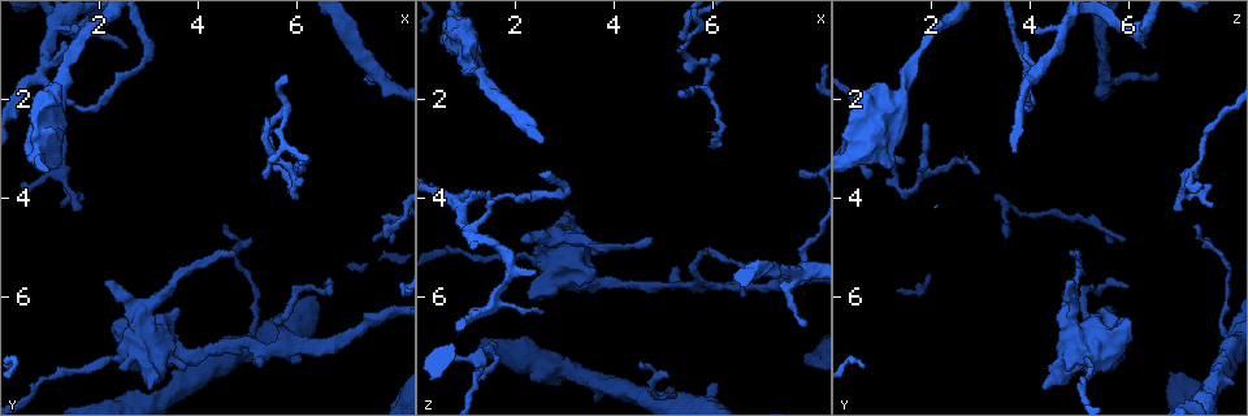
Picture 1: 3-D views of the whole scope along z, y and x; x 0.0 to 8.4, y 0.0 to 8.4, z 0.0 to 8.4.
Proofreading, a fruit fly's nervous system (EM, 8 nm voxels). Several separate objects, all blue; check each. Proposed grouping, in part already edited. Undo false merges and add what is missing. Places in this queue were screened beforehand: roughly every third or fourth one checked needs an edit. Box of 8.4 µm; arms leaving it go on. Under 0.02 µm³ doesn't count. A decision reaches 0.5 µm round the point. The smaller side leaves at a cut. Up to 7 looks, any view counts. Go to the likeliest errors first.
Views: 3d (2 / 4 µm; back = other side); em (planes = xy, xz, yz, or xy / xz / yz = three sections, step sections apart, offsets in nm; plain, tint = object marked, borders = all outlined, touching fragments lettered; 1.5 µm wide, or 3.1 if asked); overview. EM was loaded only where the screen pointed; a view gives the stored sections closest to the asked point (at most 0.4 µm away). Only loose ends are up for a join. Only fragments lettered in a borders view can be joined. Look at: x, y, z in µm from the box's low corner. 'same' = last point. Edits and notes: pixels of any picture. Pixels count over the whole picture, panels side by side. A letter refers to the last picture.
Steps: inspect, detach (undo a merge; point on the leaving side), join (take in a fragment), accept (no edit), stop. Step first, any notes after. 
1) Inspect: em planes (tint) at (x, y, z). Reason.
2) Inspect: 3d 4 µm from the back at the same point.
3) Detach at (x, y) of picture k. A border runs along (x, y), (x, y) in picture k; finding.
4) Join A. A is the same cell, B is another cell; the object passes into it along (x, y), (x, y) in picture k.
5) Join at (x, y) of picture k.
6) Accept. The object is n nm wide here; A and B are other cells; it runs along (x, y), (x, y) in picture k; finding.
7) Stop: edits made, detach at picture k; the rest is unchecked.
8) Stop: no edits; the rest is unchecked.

Inspect: 3d 4 µm from the back at (7.85, 1.50, 6.55). Tapers out.

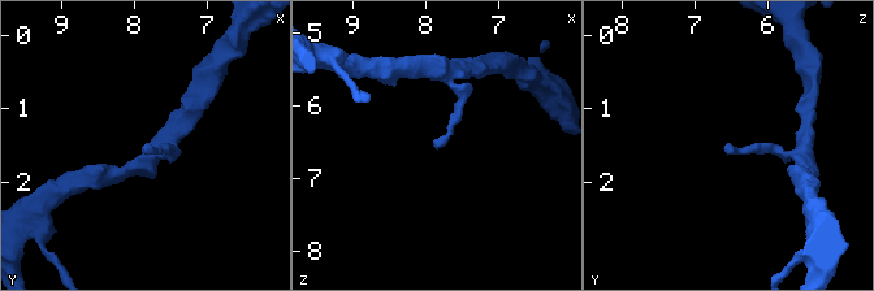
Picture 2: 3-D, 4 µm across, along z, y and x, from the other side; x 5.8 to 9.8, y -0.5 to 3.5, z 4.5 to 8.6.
Inspect: em planes (borders) at (7.80, 1.45, 6.60). Shape alone is not enough.

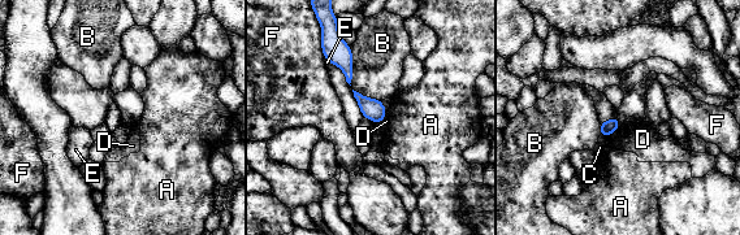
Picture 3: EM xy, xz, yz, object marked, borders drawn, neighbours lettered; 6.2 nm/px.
Accept. The object is 90 nm wide here; A, B, C, D, E and F are other cells; a border runs along (349, 46), (353, 66), (351, 85) in picture 3; no lettered fragment goes on from it.

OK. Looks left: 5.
Inspect: em xz step 4 (tint) at (6.10, 7.30, 7.70). Free end.

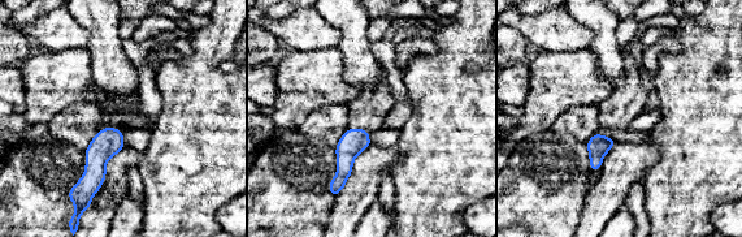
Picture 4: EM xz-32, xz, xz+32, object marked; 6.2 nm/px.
Inspect: em yz step 4 (borders) at the same point.

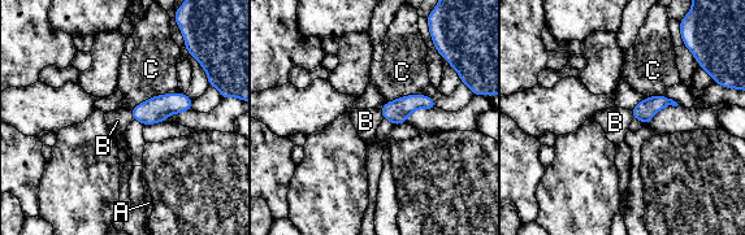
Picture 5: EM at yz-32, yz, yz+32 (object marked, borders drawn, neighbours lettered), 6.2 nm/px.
Join B. B is the same cell, A and C are other cells; the object passes into it along (156, 109), (131, 114), (117, 121) in picture 5; it goes on there.

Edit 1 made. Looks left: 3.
Inspect: overview.

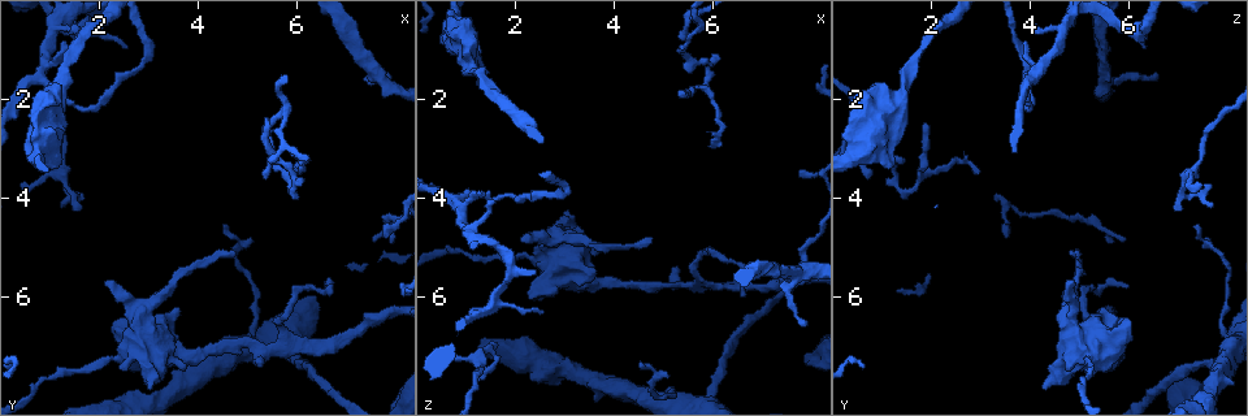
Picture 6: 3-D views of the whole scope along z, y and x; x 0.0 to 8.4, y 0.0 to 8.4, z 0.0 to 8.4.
Inspect: 3d 4 µm at (4.75, 5.15, 4.75). Branch stops here.

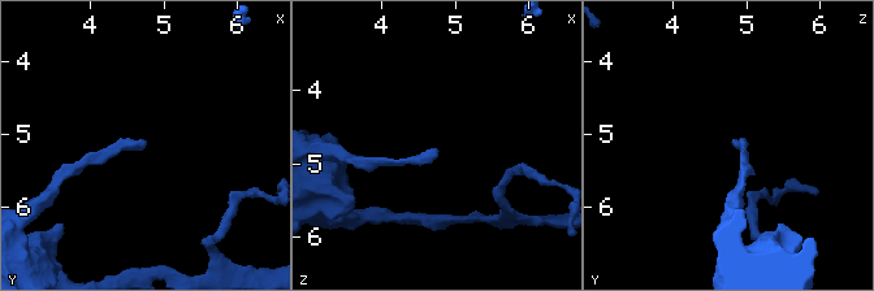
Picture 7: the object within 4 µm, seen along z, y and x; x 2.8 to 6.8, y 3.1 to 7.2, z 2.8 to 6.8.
Inspect: em planes (borders) at (4.70, 5.10, 4.80). Now the EM.

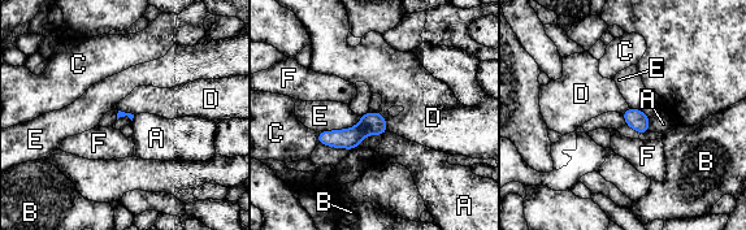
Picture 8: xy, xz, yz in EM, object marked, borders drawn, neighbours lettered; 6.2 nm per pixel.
Accept. A, B, C, D, E and F are other cells; a border runs along (374, 112), (385, 118), (387, 130) in picture 8; no lettered fragment goes on from it.

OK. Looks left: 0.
Stop: edits made, join at picture 5; the rest is unchecked.

